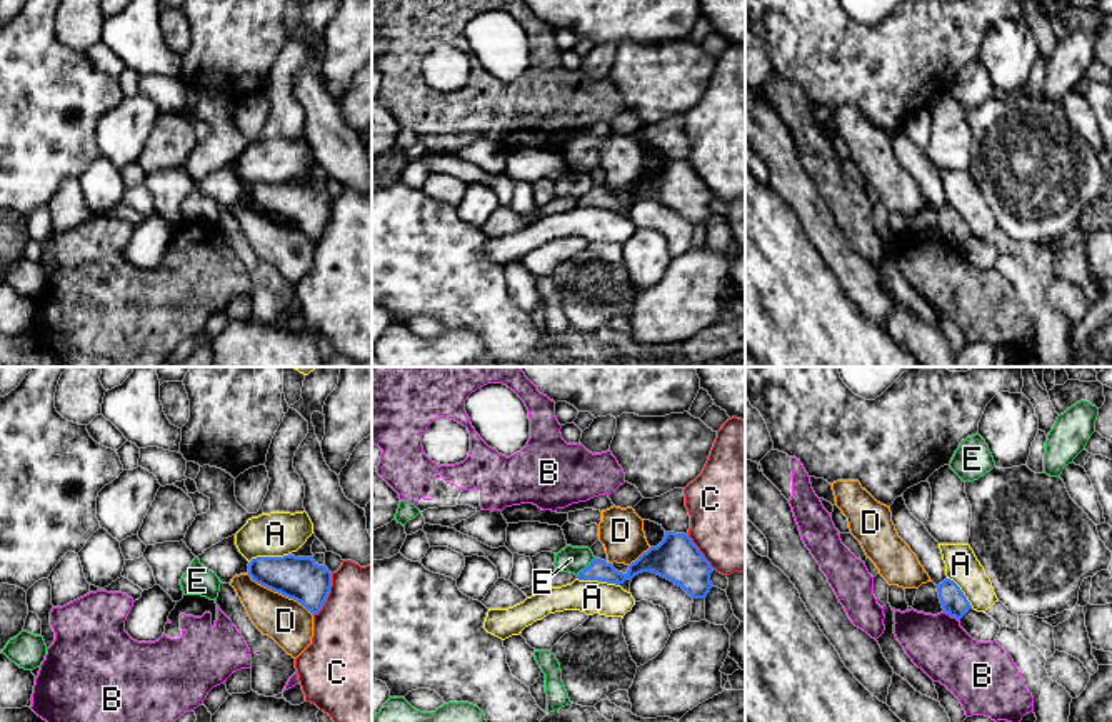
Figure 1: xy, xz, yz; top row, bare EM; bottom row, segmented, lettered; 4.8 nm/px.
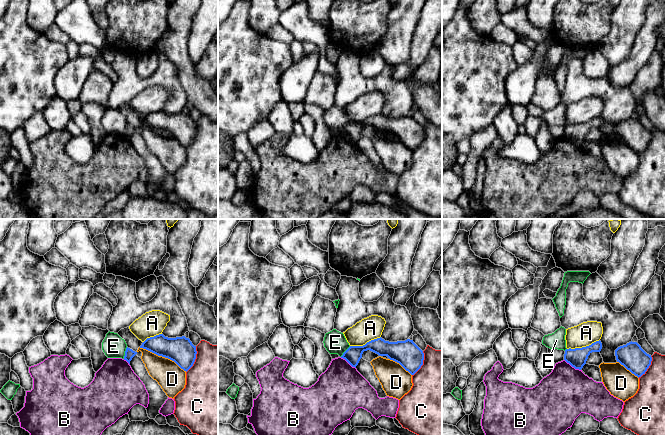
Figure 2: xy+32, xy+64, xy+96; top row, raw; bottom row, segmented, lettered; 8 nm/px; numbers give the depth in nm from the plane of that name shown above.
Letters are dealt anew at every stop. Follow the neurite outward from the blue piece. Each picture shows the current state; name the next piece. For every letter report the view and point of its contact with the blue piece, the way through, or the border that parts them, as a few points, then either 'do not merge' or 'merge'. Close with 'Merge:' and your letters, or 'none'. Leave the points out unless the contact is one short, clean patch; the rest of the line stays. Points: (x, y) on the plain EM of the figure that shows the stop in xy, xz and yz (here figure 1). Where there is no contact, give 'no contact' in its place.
A: contact xz (599, 207); do not merge
B: contact yz (952, 242); do not merge
C: contact xy (327, 222); do not merge
D: contact xy (280, 219); do not merge
E: contact xz (586, 194); border xz (594, 184), (576, 200); do not merge
Merge: none

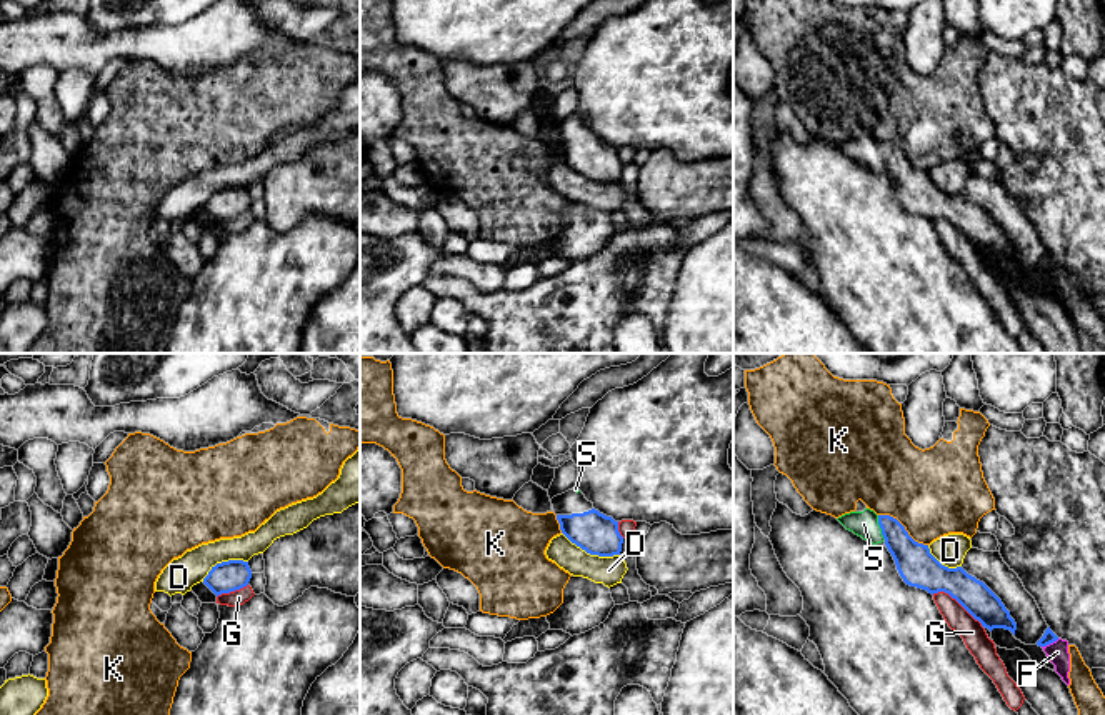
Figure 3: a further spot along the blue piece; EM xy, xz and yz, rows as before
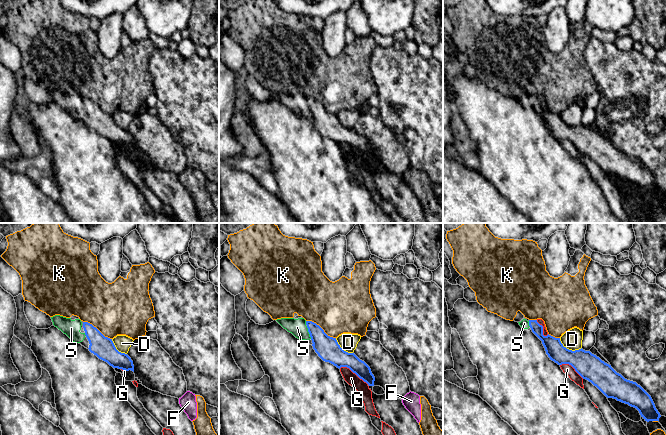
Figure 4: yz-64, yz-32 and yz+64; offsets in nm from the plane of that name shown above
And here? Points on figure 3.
D: contact xz (590, 180); border xz (562, 159), (590, 180), (619, 182); do not merge
F: contact yz (1050, 269); border yz (1059, 265), (1042, 274); do not merge
G: contact yz (959, 229); do not merge
K: contact yz (904, 154); do not merge
S: contact yz (880, 154); way yz (915, 190), (880, 154), (864, 150); merge
Merge: S

